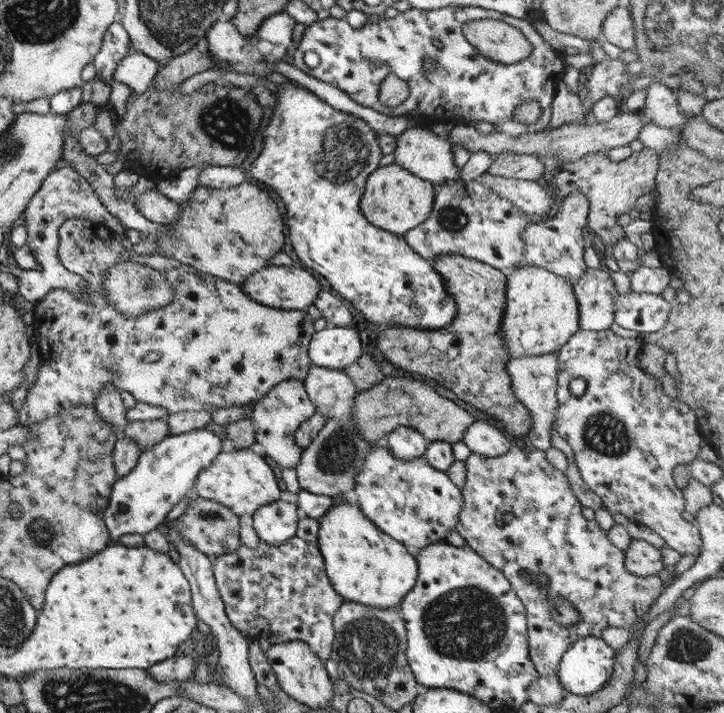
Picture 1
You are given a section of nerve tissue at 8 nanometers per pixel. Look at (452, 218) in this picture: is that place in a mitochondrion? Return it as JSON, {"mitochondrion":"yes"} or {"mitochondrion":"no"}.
{"mitochondrion":"yes"}

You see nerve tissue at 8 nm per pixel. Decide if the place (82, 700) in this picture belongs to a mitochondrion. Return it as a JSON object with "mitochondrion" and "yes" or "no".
{"mitochondrion":"yes"}

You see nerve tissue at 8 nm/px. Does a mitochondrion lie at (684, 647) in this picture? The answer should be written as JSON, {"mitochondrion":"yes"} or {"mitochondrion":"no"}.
{"mitochondrion":"yes"}

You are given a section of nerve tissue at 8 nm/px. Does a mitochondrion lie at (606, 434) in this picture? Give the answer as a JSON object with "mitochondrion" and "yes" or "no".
{"mitochondrion":"yes"}

